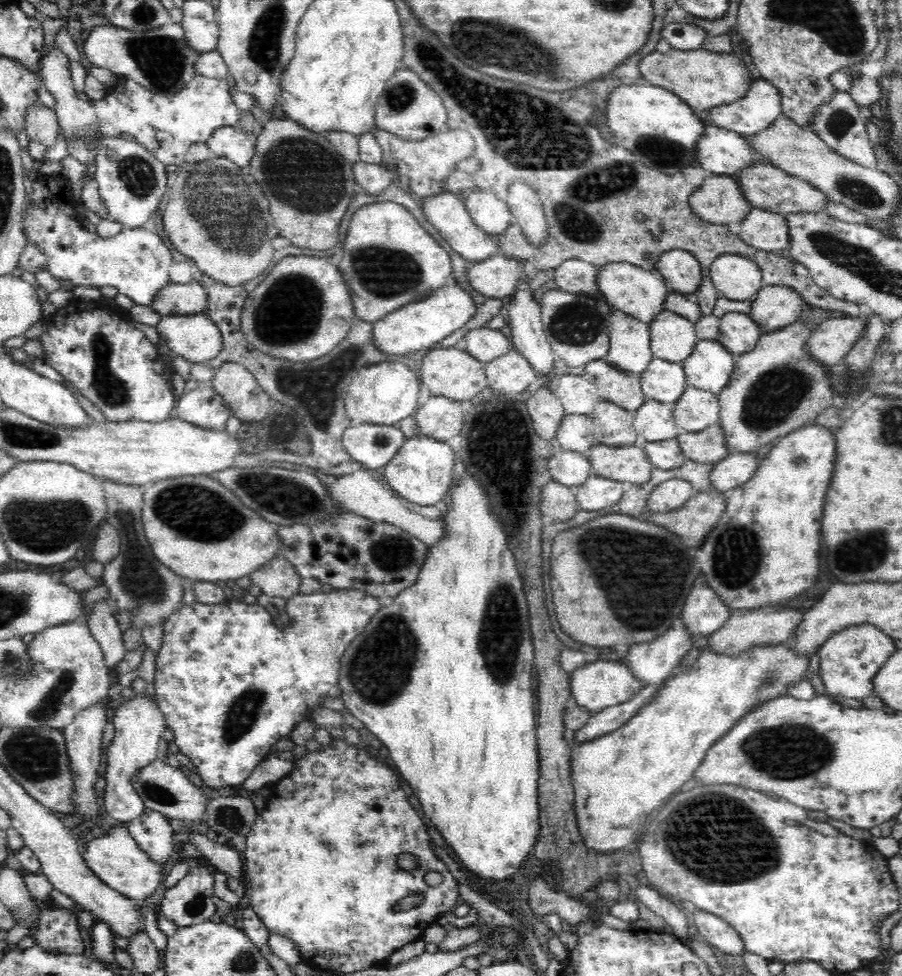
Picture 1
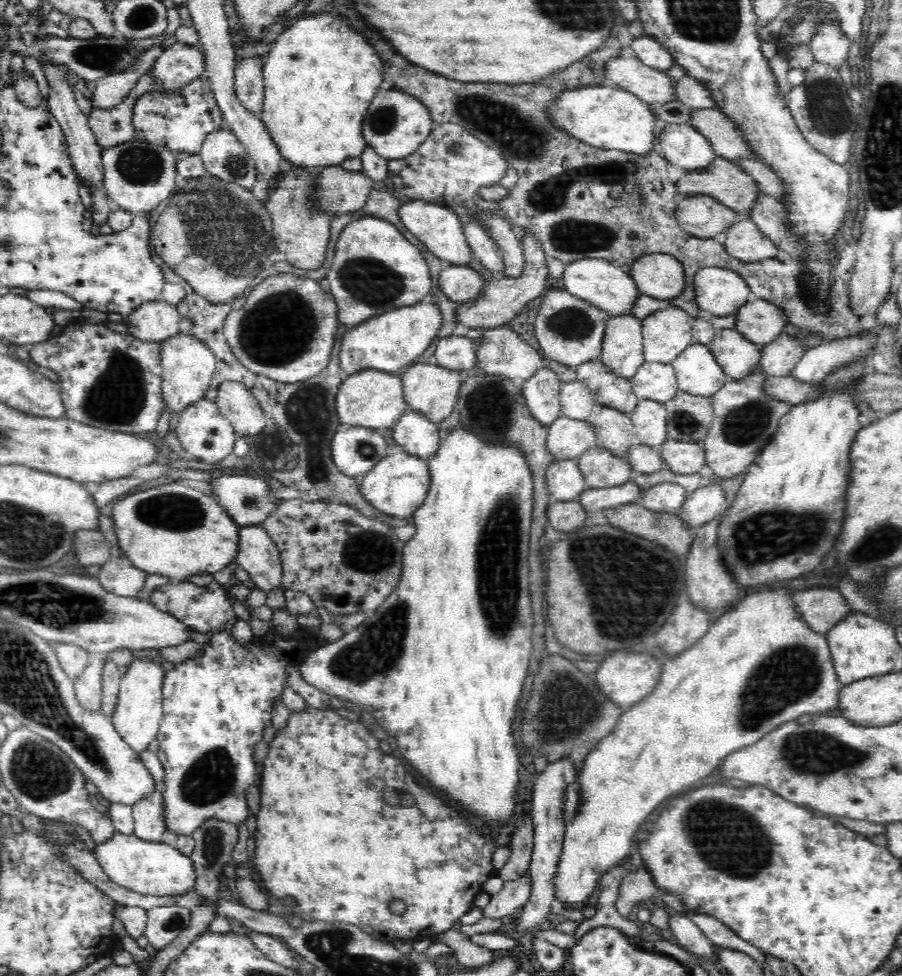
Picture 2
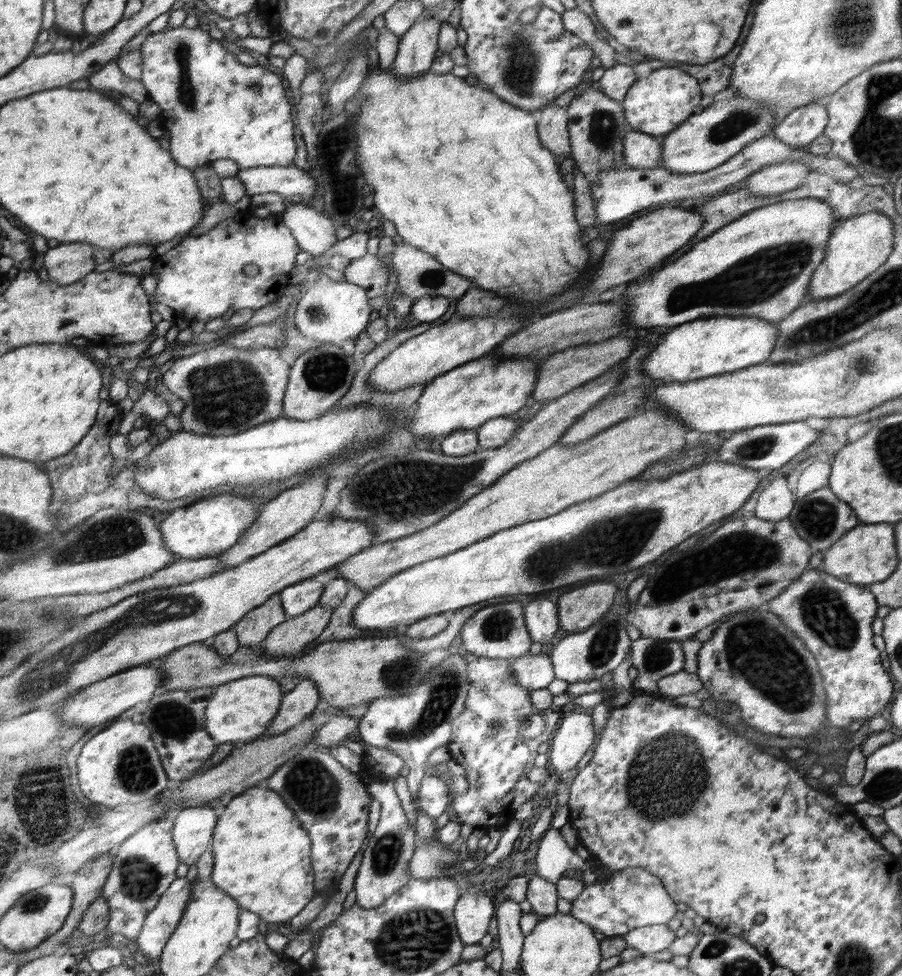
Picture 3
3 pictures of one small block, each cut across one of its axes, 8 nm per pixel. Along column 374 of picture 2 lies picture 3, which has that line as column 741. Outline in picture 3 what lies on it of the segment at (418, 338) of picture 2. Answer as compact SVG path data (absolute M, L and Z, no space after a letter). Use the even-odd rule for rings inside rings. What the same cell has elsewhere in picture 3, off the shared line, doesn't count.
M711 317L669 328L644 359L644 374L666 382L697 381L766 362L777 344L777 322L760 317Z

